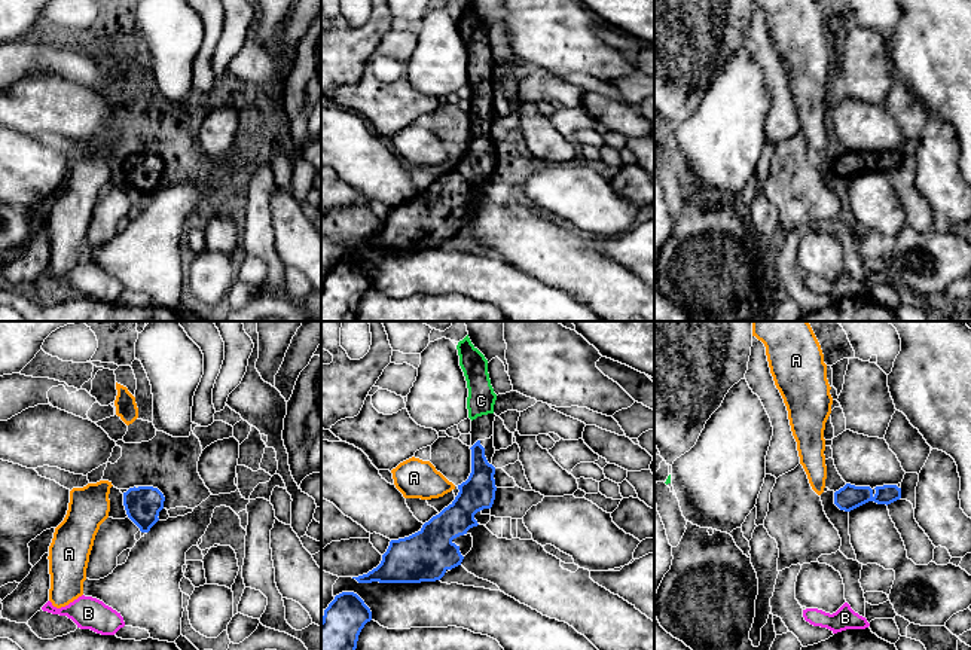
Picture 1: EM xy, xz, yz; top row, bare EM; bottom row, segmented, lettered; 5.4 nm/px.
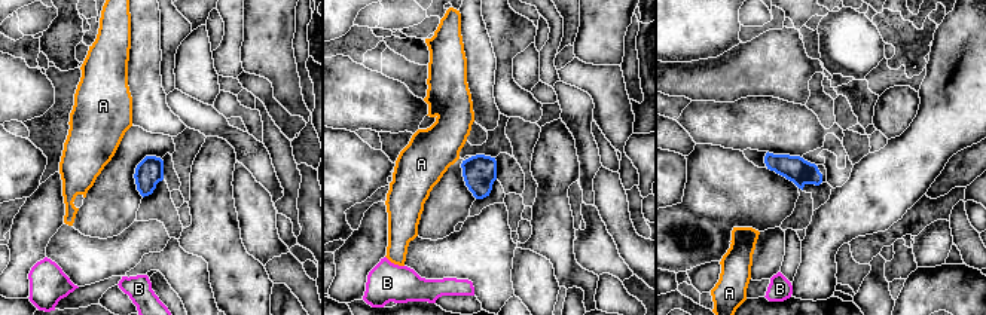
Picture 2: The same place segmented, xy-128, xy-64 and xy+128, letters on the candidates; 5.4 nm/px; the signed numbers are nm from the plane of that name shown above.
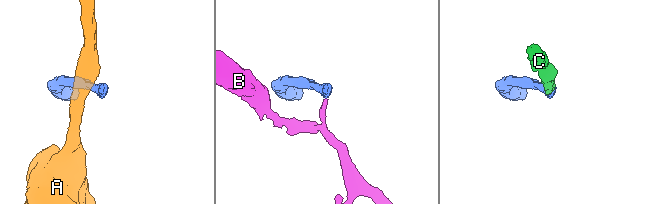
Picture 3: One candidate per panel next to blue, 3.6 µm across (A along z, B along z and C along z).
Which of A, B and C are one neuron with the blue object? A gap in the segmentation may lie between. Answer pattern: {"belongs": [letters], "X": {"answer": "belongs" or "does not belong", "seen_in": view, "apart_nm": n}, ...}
{"belongs": ["C"], "A": {"answer": "does not belong", "seen_in": "xz", "apart_nm": 20}, "B": {"answer": "does not belong", "seen_in": "xy", "apart_nm": 440}, "C": {"answer": "belongs", "seen_in": "xz", "apart_nm": 120}}

